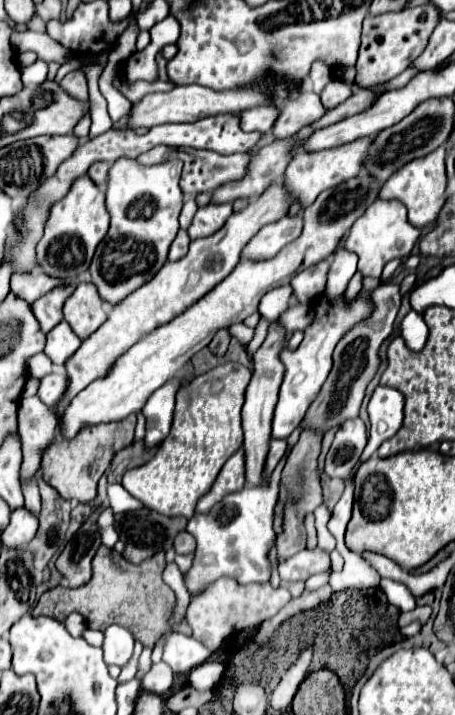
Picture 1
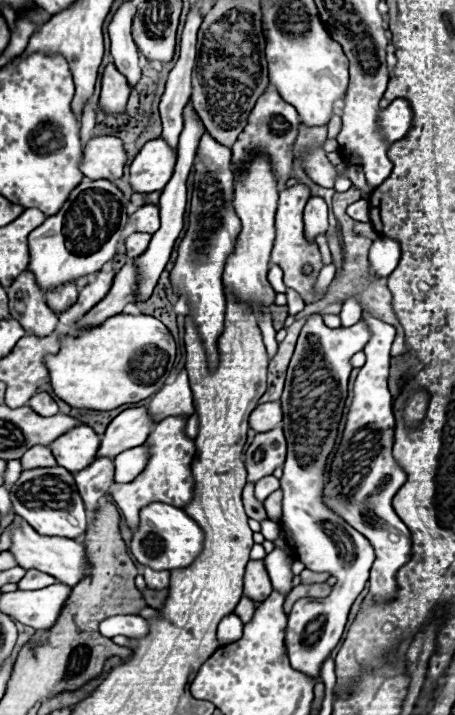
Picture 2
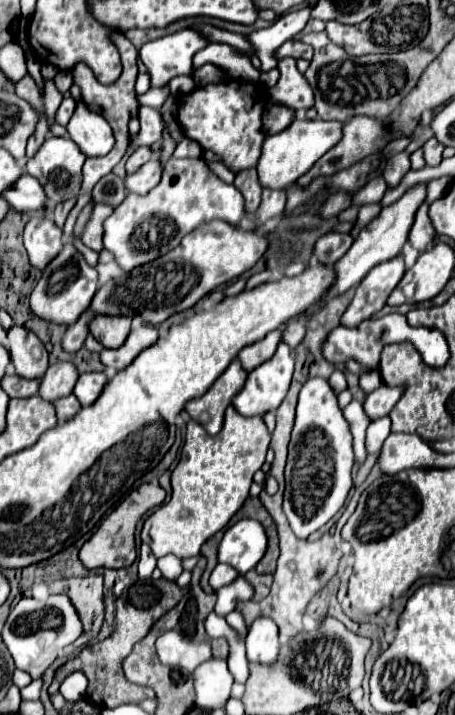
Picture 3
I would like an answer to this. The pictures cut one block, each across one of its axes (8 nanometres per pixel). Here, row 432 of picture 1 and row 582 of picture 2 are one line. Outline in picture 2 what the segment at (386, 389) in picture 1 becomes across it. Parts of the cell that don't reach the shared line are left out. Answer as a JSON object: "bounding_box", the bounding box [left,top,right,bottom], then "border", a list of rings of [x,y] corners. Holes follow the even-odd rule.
{"bounding_box":[322,310,410,602],"border":[[[368,310],[362,312],[364,322],[370,328],[370,342],[366,344],[366,364],[354,382],[354,398],[350,404],[346,428],[338,450],[330,462],[330,482],[324,484],[322,500],[324,504],[342,520],[346,520],[354,530],[372,544],[376,552],[376,562],[370,570],[370,594],[378,602],[386,602],[396,592],[396,572],[410,560],[410,532],[400,522],[392,510],[392,496],[406,482],[404,470],[392,458],[394,444],[393,399],[388,392],[388,366],[390,366],[390,346],[396,330],[390,324],[374,318]]]}

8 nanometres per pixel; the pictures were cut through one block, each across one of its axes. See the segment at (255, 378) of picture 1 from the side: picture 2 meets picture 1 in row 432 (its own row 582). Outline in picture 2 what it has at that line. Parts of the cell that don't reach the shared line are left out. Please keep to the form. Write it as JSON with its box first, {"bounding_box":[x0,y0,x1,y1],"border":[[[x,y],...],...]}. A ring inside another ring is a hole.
{"bounding_box":[244,560,272,602],"border":[[[250,560],[244,574],[244,596],[252,598],[254,602],[262,602],[266,600],[266,596],[270,596],[270,592],[272,592],[272,584],[266,574],[264,562]]]}

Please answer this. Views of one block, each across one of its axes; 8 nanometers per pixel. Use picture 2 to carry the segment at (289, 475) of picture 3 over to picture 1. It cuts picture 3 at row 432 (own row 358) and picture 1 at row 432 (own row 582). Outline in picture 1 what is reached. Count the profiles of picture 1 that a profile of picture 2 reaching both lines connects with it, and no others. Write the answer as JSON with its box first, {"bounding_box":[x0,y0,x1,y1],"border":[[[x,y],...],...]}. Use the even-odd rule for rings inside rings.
{"bounding_box":[324,418,366,478],"border":[[[360,418],[346,420],[330,446],[330,452],[326,456],[326,466],[324,474],[330,478],[344,478],[350,476],[354,470],[354,464],[358,462],[362,450],[366,446],[366,426]]]}

